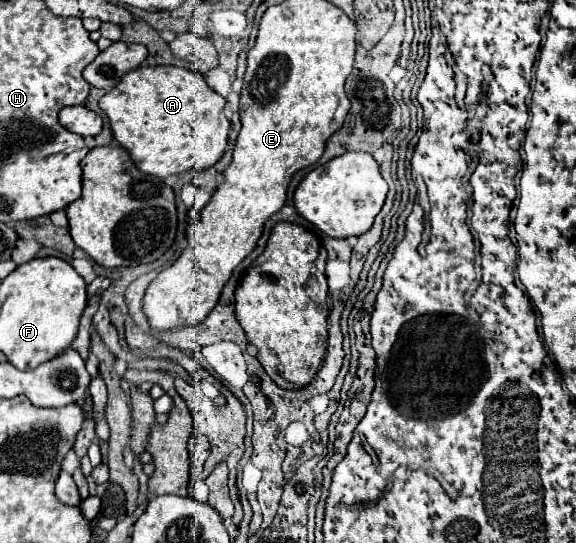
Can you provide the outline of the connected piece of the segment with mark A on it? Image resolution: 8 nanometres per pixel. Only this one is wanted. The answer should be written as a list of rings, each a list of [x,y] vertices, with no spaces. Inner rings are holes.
[[[178,66],[136,68],[122,76],[118,86],[106,92],[100,100],[100,108],[110,120],[114,138],[120,142],[120,146],[124,146],[130,152],[130,158],[142,172],[158,178],[180,174],[188,168],[206,170],[212,168],[222,158],[230,130],[230,122],[222,112],[224,104],[226,100],[220,94],[216,94],[198,72]]]

